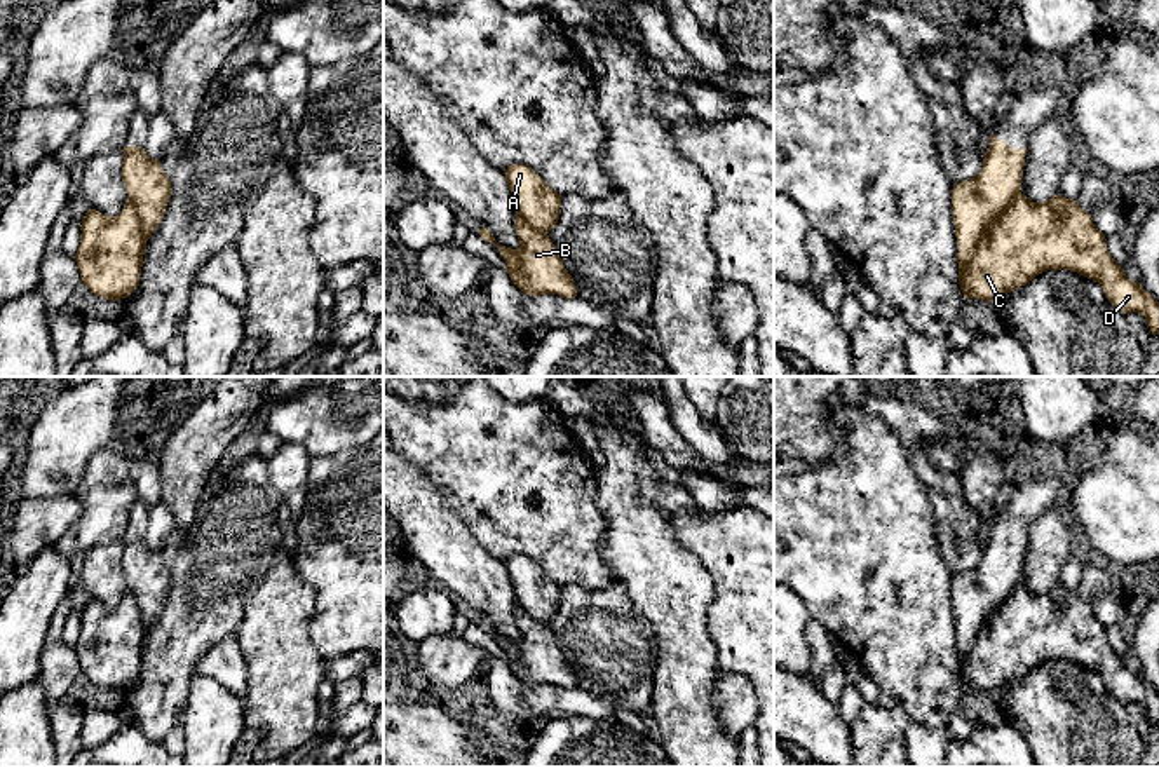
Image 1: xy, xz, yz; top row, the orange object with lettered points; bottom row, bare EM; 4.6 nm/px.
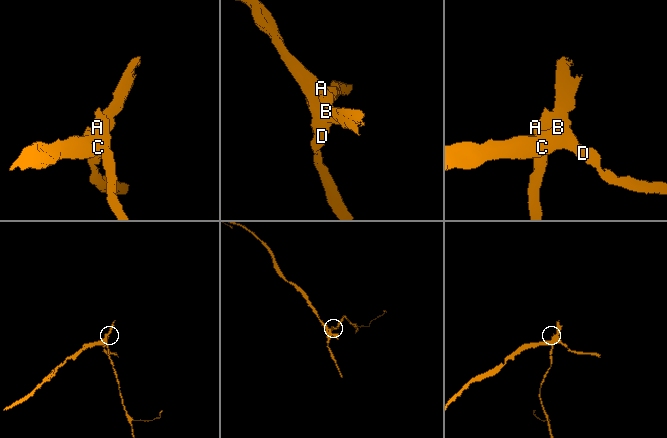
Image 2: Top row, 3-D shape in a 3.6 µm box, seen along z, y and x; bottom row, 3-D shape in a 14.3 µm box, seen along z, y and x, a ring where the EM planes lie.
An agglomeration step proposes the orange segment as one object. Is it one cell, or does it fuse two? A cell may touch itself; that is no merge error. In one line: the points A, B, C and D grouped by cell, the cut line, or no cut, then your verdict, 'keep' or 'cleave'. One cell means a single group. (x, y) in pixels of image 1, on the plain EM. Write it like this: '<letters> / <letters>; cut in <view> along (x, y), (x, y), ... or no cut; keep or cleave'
A / B C D; cut in yz along (1020, 583), (1008, 602), (982, 628), (973, 649), (959, 666); cleave

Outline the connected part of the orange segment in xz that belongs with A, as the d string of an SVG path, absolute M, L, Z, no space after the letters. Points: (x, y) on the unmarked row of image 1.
M525 554L509 556L505 570L516 594L516 607L537 624L549 624L559 610L561 586Z

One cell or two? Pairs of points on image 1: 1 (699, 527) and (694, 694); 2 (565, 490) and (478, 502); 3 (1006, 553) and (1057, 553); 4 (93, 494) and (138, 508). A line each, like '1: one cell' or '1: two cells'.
1: two cells
2: one cell
3: two cells
4: two cells

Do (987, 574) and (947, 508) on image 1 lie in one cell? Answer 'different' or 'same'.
different

